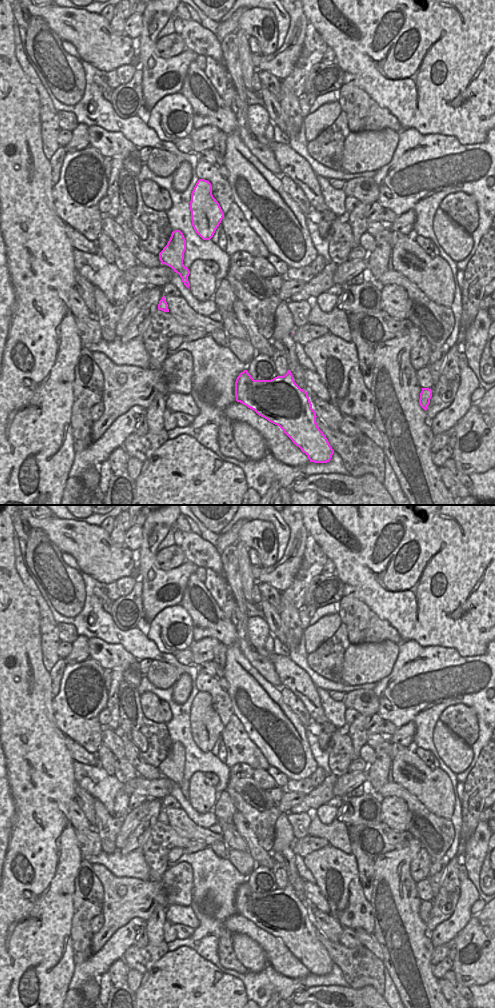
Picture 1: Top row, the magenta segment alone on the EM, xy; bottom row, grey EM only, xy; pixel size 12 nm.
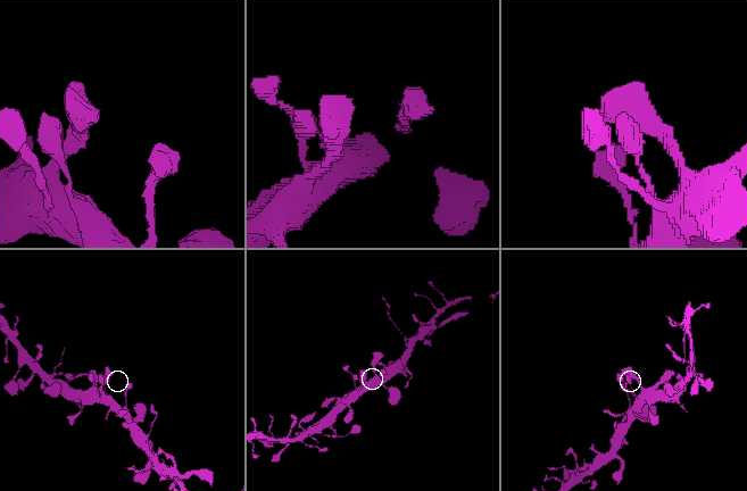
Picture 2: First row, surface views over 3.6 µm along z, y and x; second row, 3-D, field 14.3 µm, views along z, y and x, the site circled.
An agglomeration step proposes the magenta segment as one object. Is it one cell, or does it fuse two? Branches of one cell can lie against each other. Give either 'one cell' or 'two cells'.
one cell

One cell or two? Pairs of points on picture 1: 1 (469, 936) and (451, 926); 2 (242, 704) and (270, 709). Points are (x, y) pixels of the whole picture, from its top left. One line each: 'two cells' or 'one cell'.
1: two cells
2: one cell

